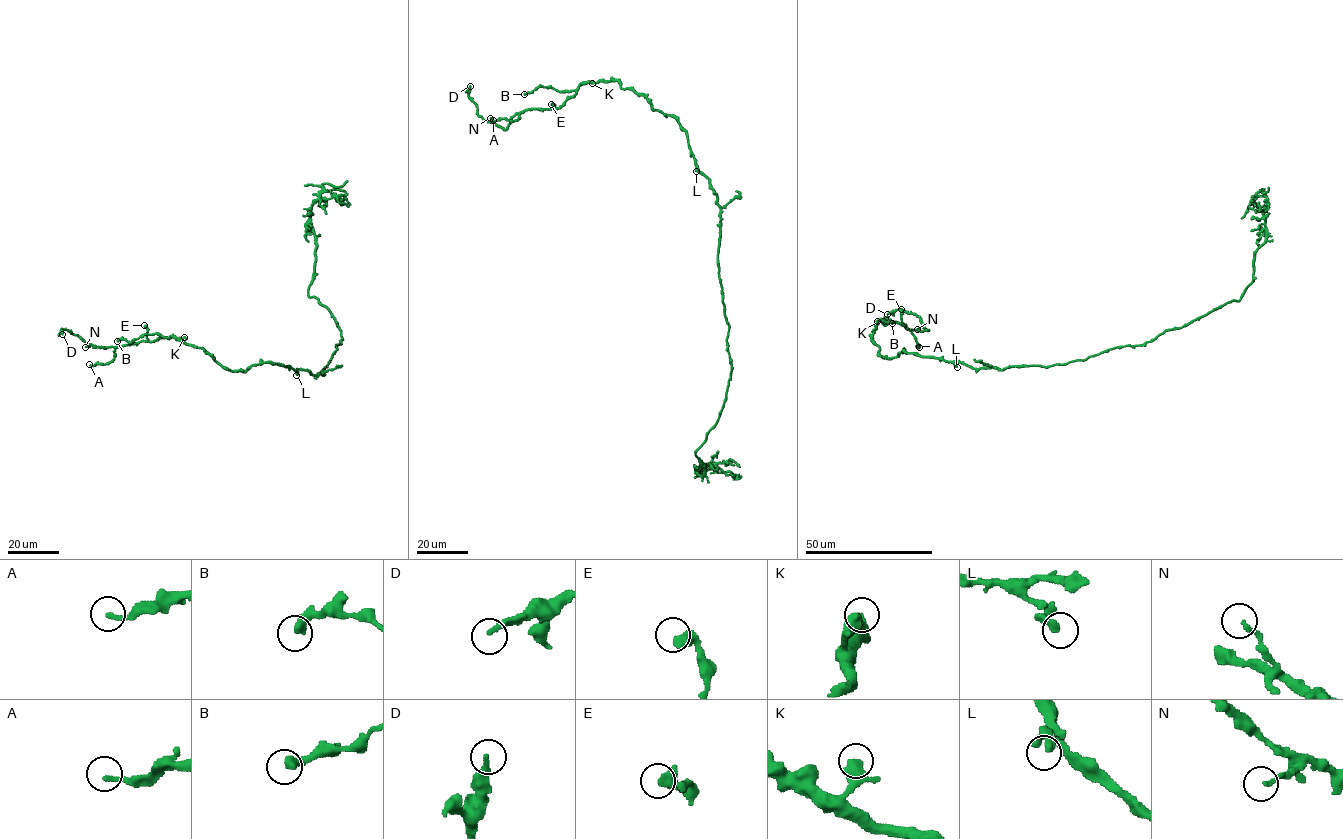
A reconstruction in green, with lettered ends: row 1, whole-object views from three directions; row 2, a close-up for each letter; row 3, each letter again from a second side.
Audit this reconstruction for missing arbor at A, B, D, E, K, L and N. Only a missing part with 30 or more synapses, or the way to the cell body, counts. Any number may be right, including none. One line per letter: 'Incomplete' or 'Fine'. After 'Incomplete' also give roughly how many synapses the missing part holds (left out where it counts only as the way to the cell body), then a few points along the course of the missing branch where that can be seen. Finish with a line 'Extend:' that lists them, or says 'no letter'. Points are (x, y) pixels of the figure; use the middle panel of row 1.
A: Fine
B: Fine
D: Fine
E: Incomplete. Roughly 40 synapses. Course of what is missing: (551, 104), (549, 111), (537, 117), (535, 122), (540, 126)
K: Fine
L: Fine
N: Fine
Extend: E

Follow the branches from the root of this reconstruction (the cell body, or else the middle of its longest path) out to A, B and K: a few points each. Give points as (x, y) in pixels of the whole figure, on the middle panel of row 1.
A: (720, 228), (717, 195), (697, 168), (687, 132), (616, 80), (583, 82), (557, 108), (493, 120)
B: (720, 228), (717, 195), (697, 168), (687, 132), (642, 94), (610, 80), (524, 94)
K: (720, 228), (717, 195), (697, 168), (680, 123), (655, 110), (642, 94), (622, 89), (616, 80), (592, 83)

